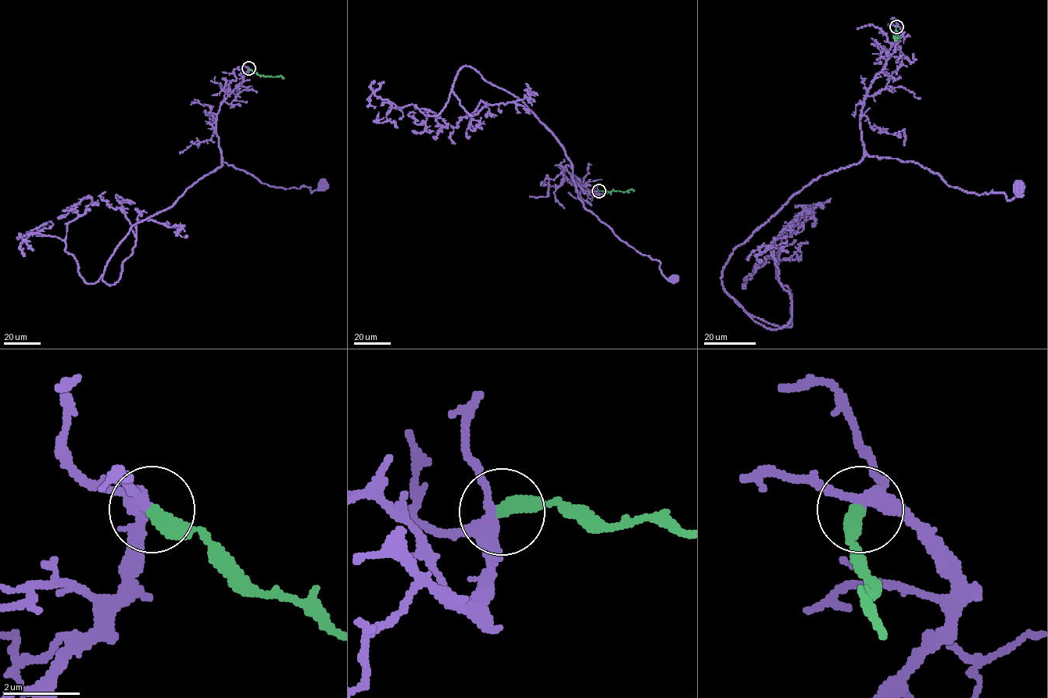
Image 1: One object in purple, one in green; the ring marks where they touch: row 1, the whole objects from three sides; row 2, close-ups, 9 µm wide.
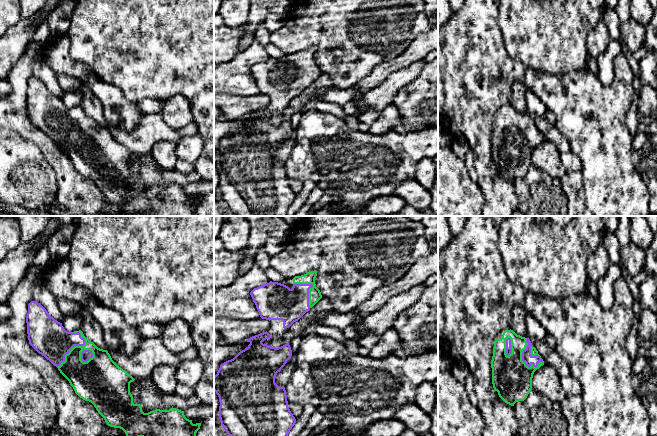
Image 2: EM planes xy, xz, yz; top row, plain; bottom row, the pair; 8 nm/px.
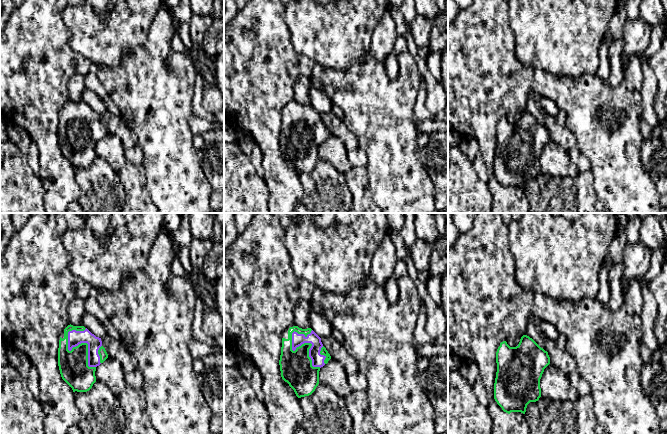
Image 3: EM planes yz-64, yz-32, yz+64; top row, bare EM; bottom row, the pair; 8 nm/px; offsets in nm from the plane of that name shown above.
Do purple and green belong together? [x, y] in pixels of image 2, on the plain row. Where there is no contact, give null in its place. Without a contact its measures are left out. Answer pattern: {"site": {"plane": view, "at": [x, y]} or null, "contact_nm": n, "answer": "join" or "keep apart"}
{"site": {"plane": "xy", "at": [75, 121]}, "contact_nm": 340, "answer": "join"}

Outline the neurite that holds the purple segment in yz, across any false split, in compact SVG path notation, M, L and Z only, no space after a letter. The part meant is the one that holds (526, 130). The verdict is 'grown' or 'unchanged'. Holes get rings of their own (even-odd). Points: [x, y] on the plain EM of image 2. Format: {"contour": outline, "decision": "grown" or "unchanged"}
{"contour": "M505 106L501 115L495 115L493 132L491 136L492 160L499 173L507 180L514 182L516 178L524 177L532 165L532 154L534 148L544 141L544 137L532 121L529 114L517 111L513 106Z", "decision": "grown"}

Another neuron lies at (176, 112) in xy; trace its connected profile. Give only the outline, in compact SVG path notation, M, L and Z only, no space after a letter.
M181 94L165 99L160 114L165 123L174 129L181 129L193 120L189 101Z

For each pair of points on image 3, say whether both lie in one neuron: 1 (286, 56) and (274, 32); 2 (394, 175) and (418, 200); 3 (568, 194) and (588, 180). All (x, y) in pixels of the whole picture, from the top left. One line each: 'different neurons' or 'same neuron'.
1: same neuron
2: same neuron
3: different neurons

